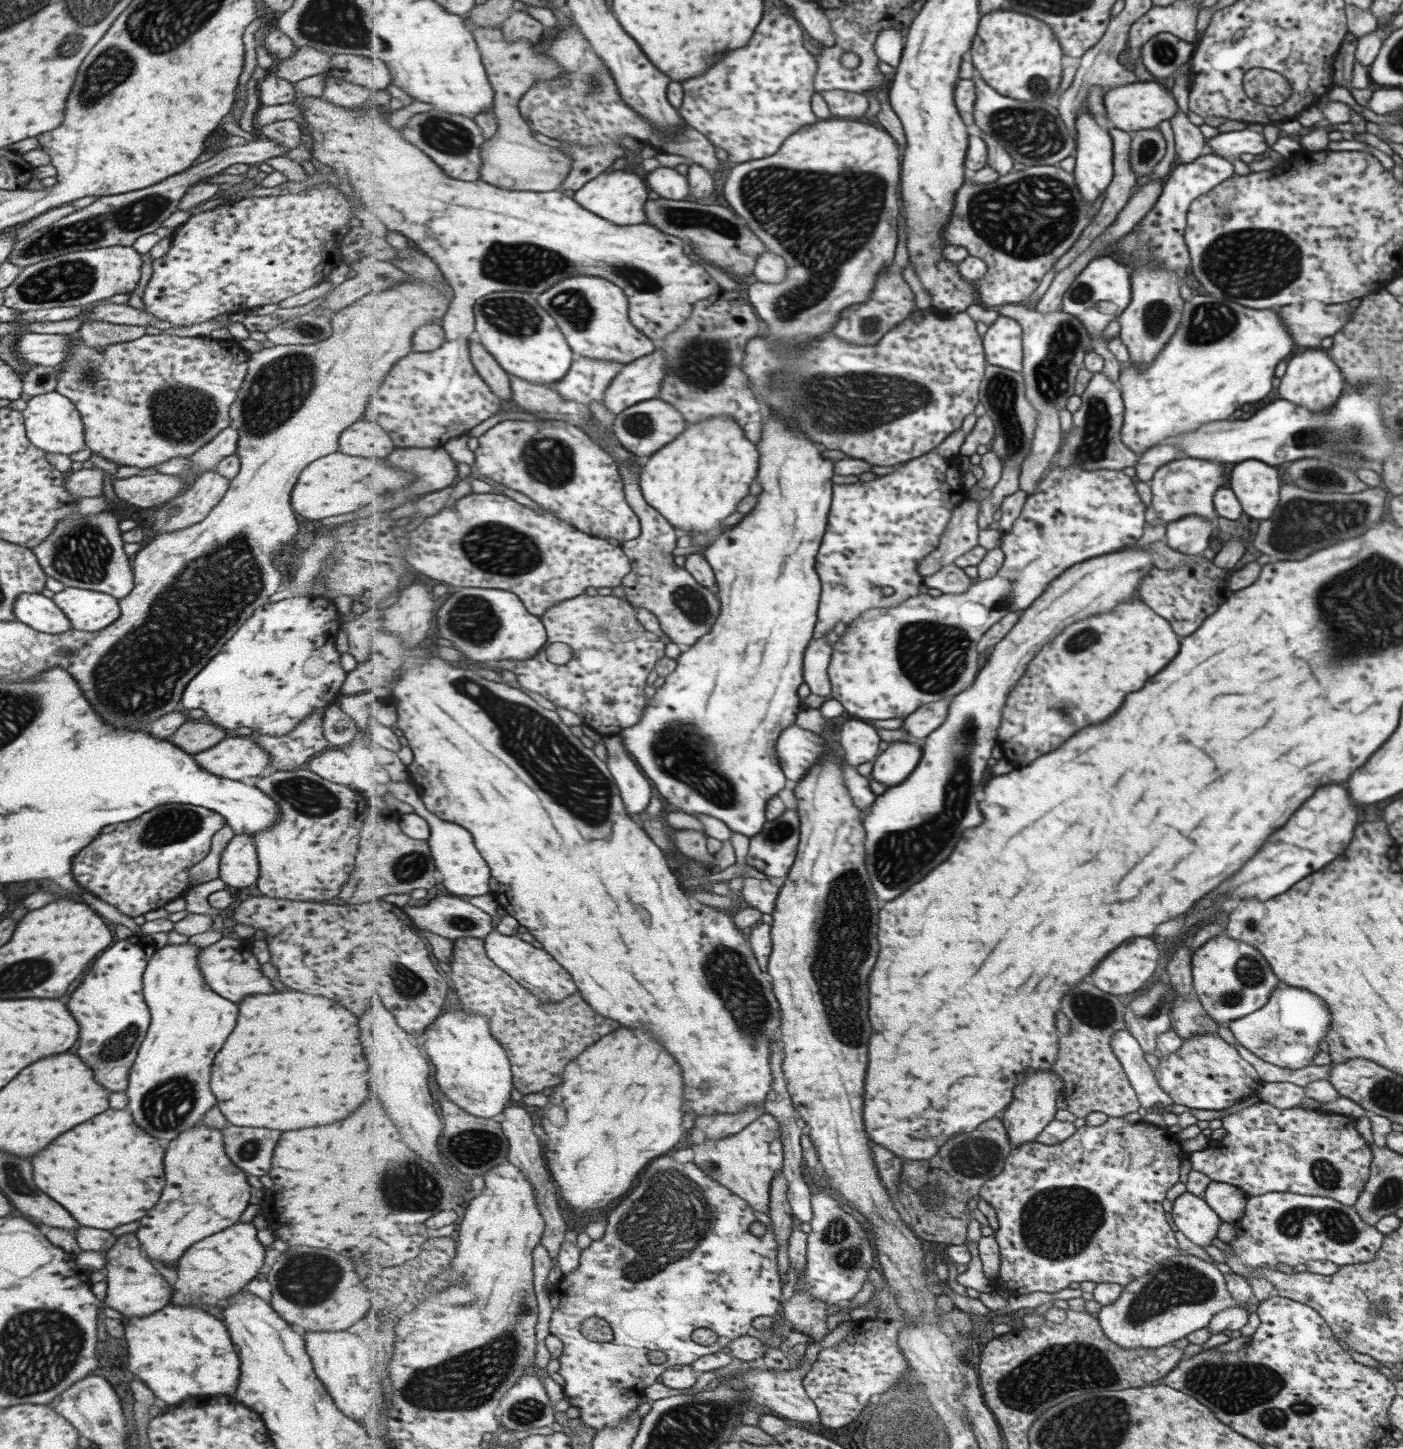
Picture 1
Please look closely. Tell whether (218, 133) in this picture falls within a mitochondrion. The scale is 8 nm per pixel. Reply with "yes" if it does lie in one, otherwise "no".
no

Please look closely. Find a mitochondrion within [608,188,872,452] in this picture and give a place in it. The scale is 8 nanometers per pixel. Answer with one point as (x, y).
(703, 361)

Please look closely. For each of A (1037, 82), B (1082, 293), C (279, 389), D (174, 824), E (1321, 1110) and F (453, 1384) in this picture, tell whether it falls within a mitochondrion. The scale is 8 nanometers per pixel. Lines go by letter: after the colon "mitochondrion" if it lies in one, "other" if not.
A: mitochondrion
B: mitochondrion
C: mitochondrion
D: mitochondrion
E: other
F: mitochondrion

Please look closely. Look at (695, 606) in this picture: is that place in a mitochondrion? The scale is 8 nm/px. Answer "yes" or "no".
yes

